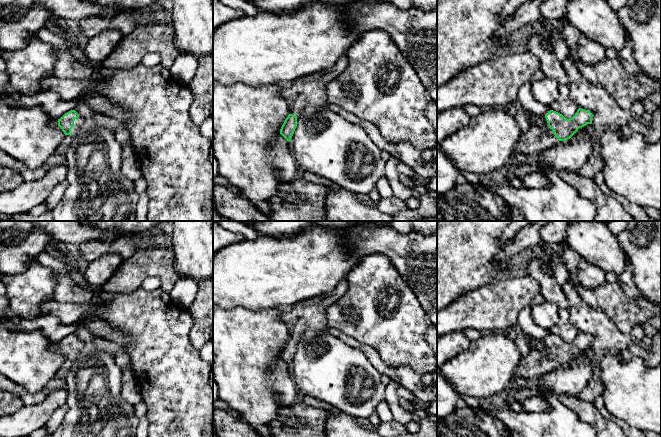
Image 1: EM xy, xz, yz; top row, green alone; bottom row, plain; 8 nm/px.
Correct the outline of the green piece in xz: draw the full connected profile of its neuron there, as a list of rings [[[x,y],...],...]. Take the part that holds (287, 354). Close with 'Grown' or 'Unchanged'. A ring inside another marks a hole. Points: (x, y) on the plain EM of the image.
[[[343,278],[332,291],[297,302],[292,305],[293,308],[290,312],[282,314],[281,319],[289,331],[289,339],[280,353],[280,358],[287,365],[291,365],[296,353],[296,339],[302,336],[307,329],[327,329],[327,309],[339,300],[347,290],[348,283],[346,278]]]. Grown

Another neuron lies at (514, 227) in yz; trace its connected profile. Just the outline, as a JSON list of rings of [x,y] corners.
[[[511,221],[505,228],[500,240],[505,241],[514,238],[519,231],[529,225],[532,221]]]

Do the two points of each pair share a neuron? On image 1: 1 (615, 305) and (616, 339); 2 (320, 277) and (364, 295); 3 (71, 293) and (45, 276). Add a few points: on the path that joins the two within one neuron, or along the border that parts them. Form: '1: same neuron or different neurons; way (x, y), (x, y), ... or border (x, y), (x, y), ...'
1: different neurons; border (599, 309), (620, 330), (630, 333)
2: different neurons; border (360, 259), (345, 277)
3: different neurons; border (52, 272), (56, 281), (54, 299)

